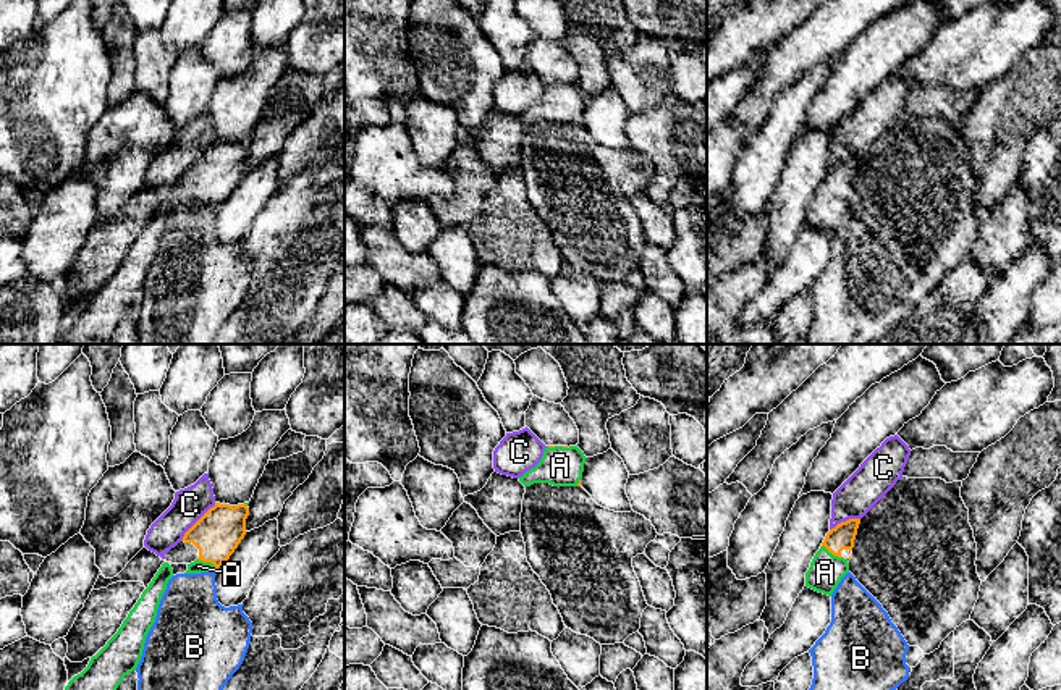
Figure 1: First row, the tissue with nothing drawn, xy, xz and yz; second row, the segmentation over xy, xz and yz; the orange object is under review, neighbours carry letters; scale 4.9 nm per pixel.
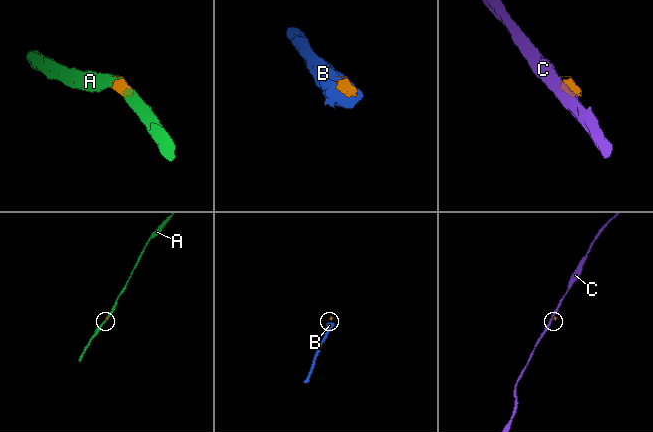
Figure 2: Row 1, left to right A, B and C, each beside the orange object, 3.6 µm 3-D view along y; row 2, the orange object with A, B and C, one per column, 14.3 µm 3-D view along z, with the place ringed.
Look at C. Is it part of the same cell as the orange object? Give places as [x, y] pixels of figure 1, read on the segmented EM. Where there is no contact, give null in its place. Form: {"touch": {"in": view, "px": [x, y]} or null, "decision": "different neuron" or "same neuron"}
{"touch": {"in": "xy", "px": [196, 522]}, "decision": "same neuron"}

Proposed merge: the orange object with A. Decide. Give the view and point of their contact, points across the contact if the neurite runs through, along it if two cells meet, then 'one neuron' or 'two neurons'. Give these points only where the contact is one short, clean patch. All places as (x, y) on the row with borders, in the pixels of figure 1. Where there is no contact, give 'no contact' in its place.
contact xy (207, 561); two neurons

